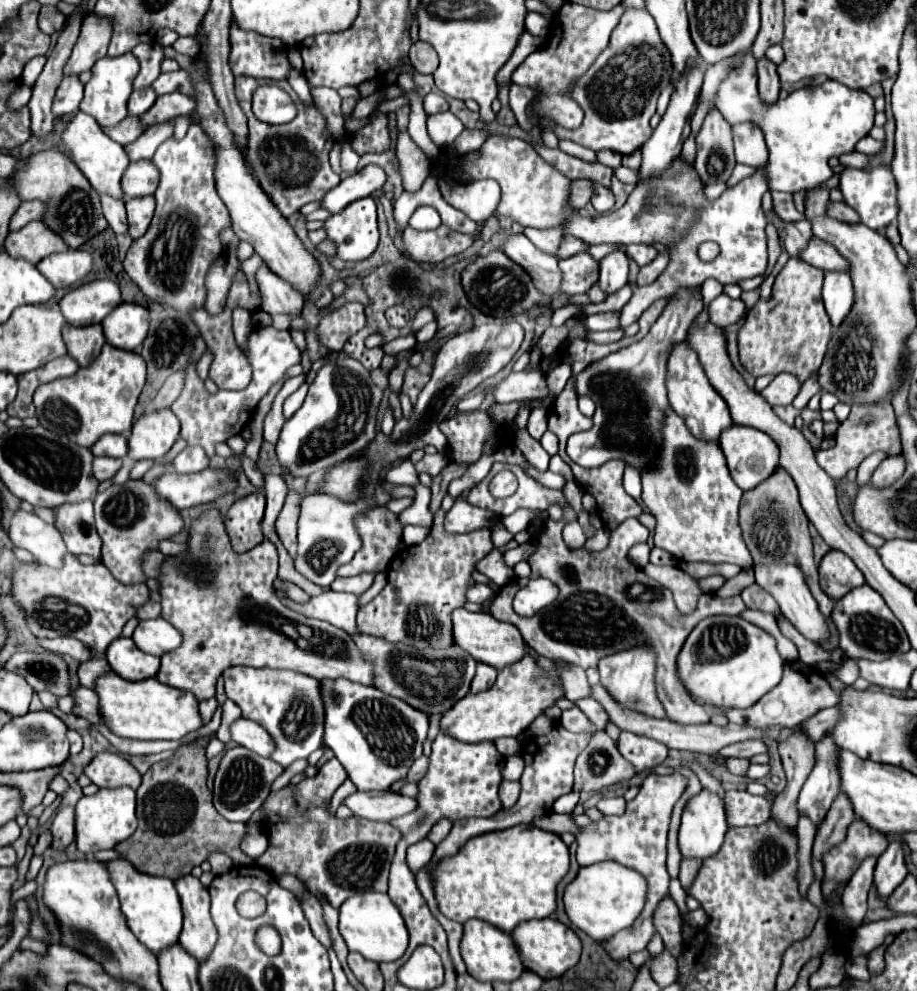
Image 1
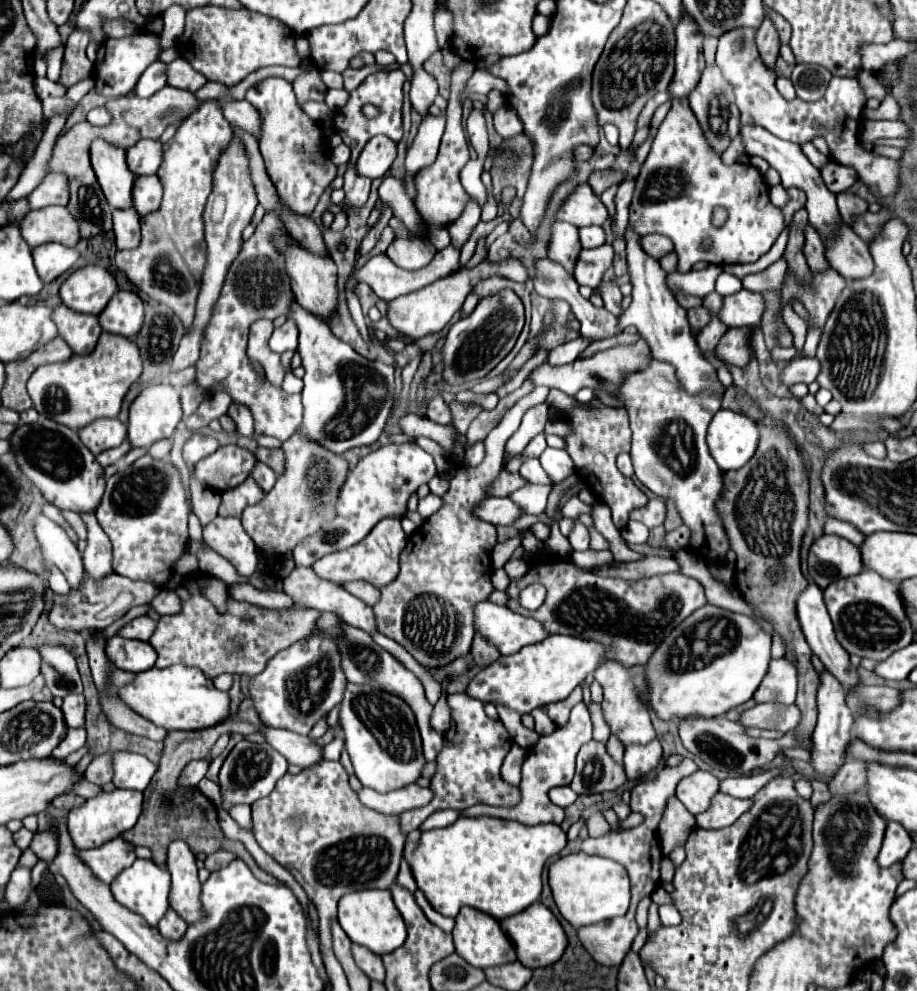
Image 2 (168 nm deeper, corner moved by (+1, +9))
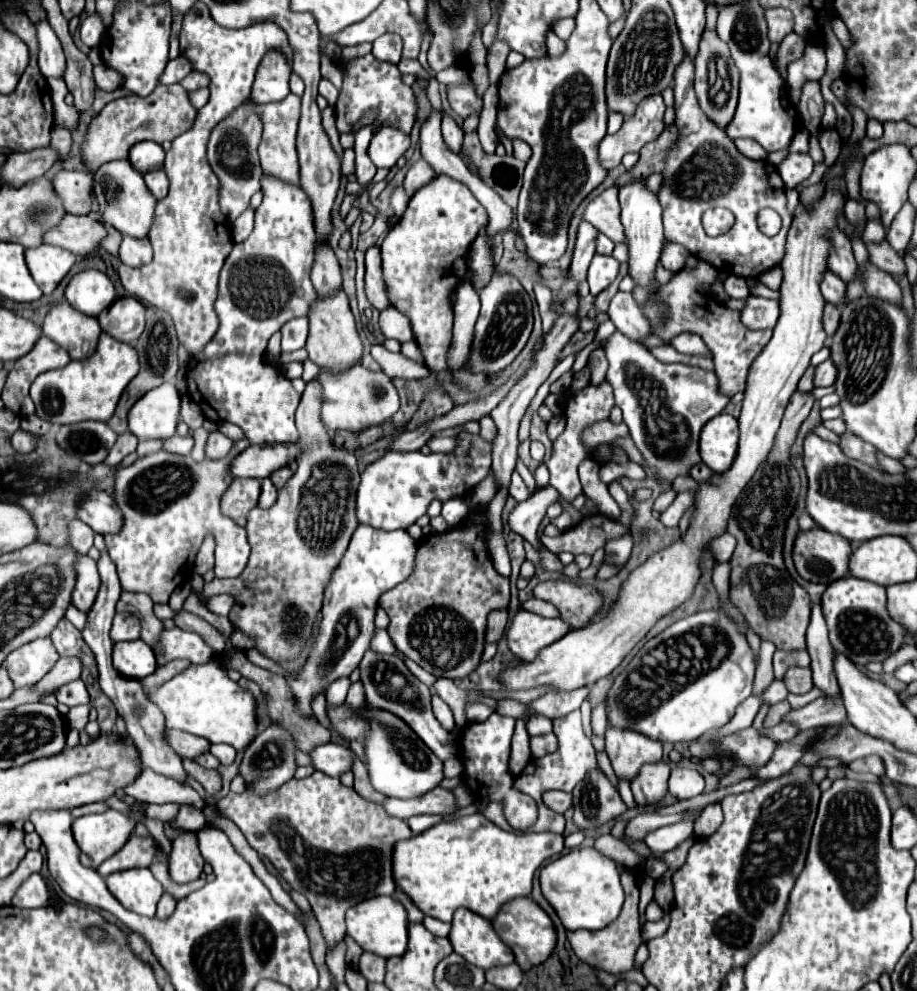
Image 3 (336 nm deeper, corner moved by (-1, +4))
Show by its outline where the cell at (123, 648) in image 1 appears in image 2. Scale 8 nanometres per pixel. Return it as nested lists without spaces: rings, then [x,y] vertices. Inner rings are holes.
[[[113,636],[111,640],[107,640],[105,652],[107,652],[107,658],[117,668],[135,672],[135,674],[153,668],[155,660],[157,660],[157,652],[153,650],[153,646],[149,642],[127,640],[121,636]]]

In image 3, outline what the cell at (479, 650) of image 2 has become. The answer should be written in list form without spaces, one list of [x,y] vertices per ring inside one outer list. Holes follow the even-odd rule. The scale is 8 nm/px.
[[[507,609],[501,611],[491,611],[489,613],[489,621],[487,621],[487,631],[485,631],[485,643],[499,643],[503,633],[505,633],[505,625],[507,625]]]

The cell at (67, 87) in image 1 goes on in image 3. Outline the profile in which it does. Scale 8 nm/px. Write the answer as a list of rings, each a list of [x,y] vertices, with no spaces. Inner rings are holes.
[[[93,13],[93,15],[89,15],[89,17],[81,23],[81,29],[79,29],[81,41],[83,41],[87,47],[95,47],[95,45],[99,45],[103,31],[105,31],[105,27],[103,27],[101,19],[97,19],[97,13]]]

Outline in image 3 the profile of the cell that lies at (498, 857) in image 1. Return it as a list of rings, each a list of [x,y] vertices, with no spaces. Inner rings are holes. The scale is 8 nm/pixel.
[[[481,813],[459,817],[397,843],[393,849],[393,875],[413,903],[429,917],[451,921],[459,907],[493,919],[499,909],[533,891],[533,875],[545,859],[563,851],[563,835],[557,833],[509,833],[493,825]]]

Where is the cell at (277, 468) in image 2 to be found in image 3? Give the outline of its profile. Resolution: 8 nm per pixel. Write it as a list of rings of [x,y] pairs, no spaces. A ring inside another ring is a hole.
[[[281,467],[281,469],[277,469],[277,471],[271,473],[271,481],[273,481],[273,485],[275,485],[277,489],[281,489],[291,475],[293,475],[293,471],[291,471],[289,467]]]

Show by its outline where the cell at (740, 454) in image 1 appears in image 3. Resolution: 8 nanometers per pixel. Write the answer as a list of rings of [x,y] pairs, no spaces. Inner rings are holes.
[[[721,413],[711,419],[701,431],[701,459],[715,473],[725,473],[731,469],[737,457],[739,443],[739,423],[735,417]]]

